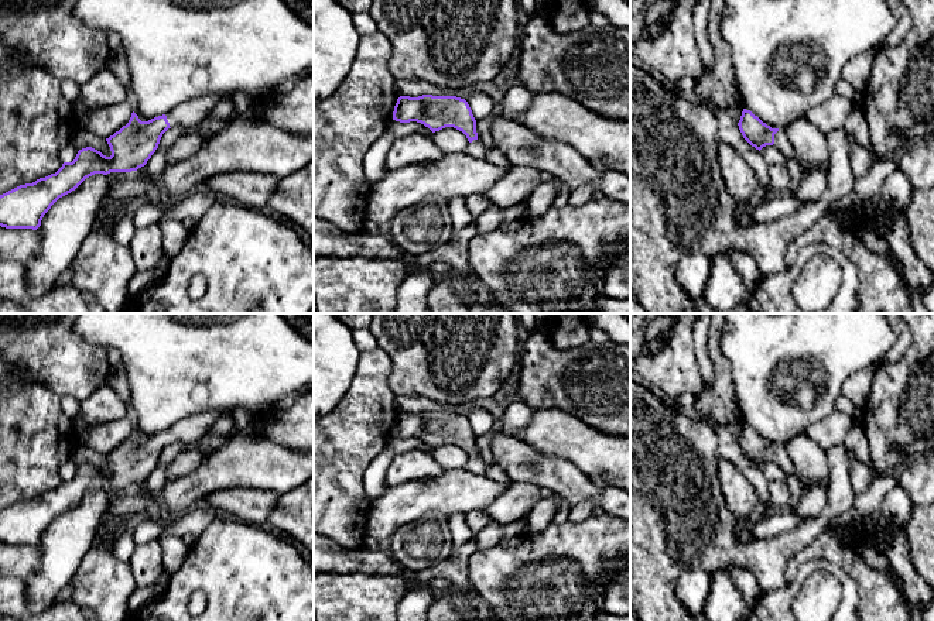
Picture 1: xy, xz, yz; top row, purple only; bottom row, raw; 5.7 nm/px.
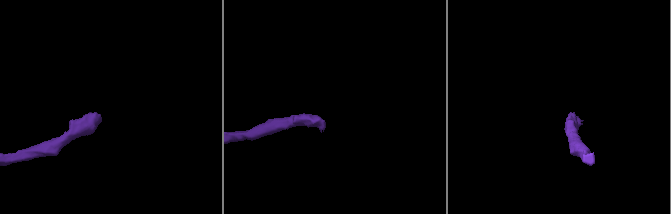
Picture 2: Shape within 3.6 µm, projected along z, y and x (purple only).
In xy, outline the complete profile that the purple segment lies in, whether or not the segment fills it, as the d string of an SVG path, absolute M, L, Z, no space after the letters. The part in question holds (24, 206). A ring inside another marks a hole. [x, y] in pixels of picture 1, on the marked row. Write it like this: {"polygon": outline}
{"polygon": "M215 93L194 99L148 121L141 121L133 111L129 123L106 138L110 157L92 147L82 148L72 162L64 162L55 174L0 195L0 226L37 230L51 206L86 178L95 174L137 171L155 152L168 128L194 127L206 119L220 100L233 97L235 95L229 93Z"}

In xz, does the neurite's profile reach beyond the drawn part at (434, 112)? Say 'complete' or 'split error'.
split error

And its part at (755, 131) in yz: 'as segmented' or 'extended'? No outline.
extended

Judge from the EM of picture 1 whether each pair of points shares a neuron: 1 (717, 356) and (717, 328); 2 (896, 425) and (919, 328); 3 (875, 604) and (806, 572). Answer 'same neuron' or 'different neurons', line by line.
1: same neuron
2: same neuron
3: different neurons

